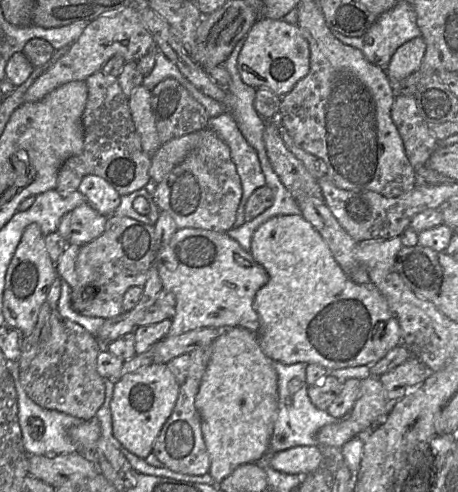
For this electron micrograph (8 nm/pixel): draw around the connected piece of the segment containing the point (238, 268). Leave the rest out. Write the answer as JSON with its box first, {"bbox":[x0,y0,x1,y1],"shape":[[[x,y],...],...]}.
{"bbox":[154,228,269,336],"shape":[[[198,228],[178,229],[168,245],[158,251],[154,266],[163,290],[173,293],[176,299],[169,336],[178,336],[201,328],[226,330],[236,326],[247,327],[258,333],[258,314],[254,309],[254,298],[258,290],[268,282],[269,275],[251,253],[244,250],[227,233]]]}

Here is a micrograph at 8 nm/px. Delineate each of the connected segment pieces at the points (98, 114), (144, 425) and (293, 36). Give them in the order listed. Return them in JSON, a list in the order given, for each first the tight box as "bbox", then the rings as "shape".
[{"bbox":[55,71,152,196],"shape":[[[102,71],[90,75],[85,83],[88,95],[82,115],[83,150],[61,166],[55,190],[61,196],[67,196],[78,190],[82,179],[87,175],[103,178],[120,196],[144,188],[150,181],[152,157],[142,150],[140,136],[131,117],[128,97],[123,94],[117,78],[105,75]]]},{"bbox":[110,364,181,459],"shape":[[[153,364],[116,379],[110,403],[113,435],[130,453],[146,459],[179,396],[181,385],[166,364]]]},{"bbox":[237,18,309,97],"shape":[[[258,18],[245,36],[237,58],[237,69],[247,85],[255,89],[267,88],[283,97],[309,72],[309,44],[297,24],[283,19]]]}]

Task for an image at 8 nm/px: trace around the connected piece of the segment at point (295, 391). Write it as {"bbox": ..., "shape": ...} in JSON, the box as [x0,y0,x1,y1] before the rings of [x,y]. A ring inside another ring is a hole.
{"bbox":[270,362,347,453],"shape":[[[273,362],[278,376],[279,405],[278,415],[274,423],[270,448],[274,453],[288,450],[298,446],[318,446],[316,440],[317,431],[325,425],[339,424],[347,417],[335,418],[326,410],[320,410],[311,402],[308,396],[308,384],[306,381],[306,368],[304,362],[283,364]]]}

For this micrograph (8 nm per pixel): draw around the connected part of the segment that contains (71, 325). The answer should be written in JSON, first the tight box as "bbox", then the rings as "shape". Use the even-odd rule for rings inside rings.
{"bbox":[19,308,106,421],"shape":[[[52,308],[50,315],[50,333],[40,351],[25,371],[19,372],[19,380],[31,400],[42,408],[56,410],[83,421],[91,420],[105,400],[106,380],[97,372],[97,358],[105,349],[97,337],[79,324],[62,316],[58,309]]]}

